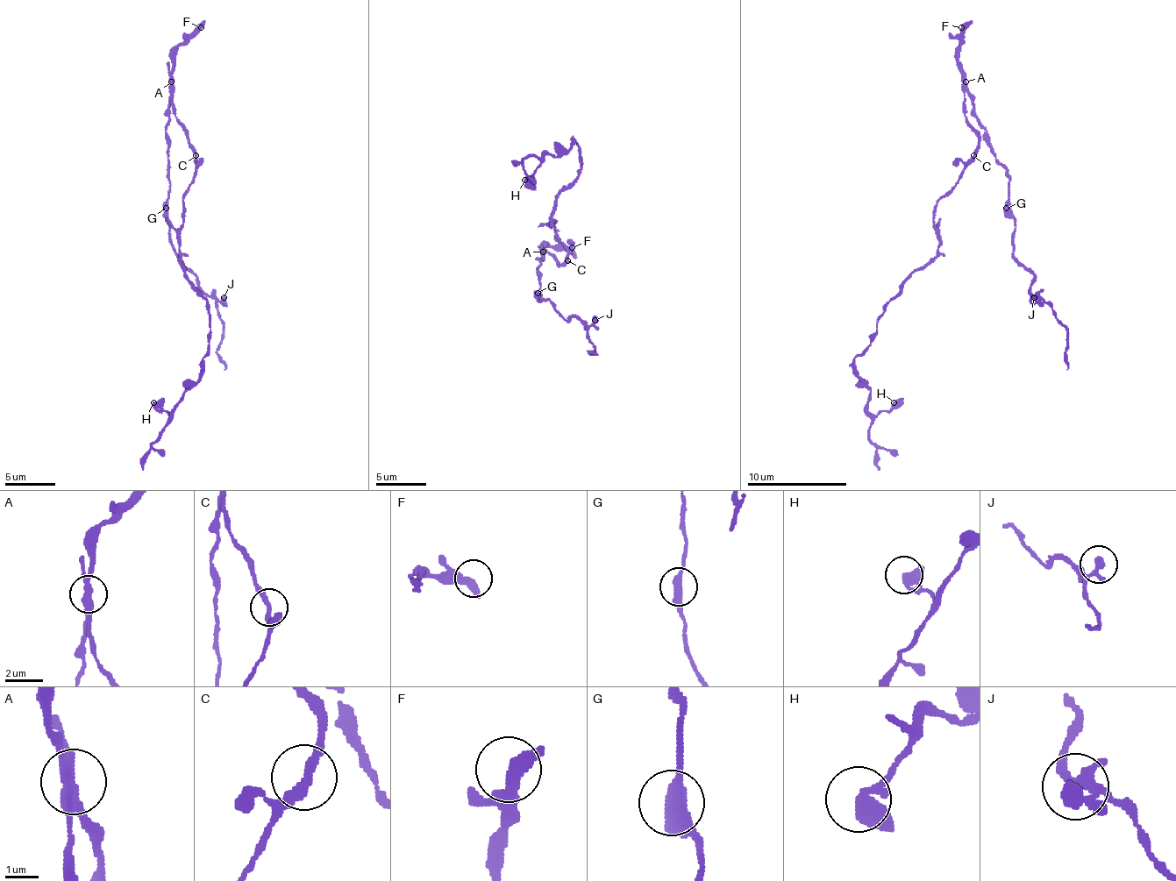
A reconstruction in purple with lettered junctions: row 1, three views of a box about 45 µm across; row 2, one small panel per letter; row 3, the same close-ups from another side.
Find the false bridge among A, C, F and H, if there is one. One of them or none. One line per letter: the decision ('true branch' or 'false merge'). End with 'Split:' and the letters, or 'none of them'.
A: false merge
C: true branch
F: true branch
H: true branch
Split: A

